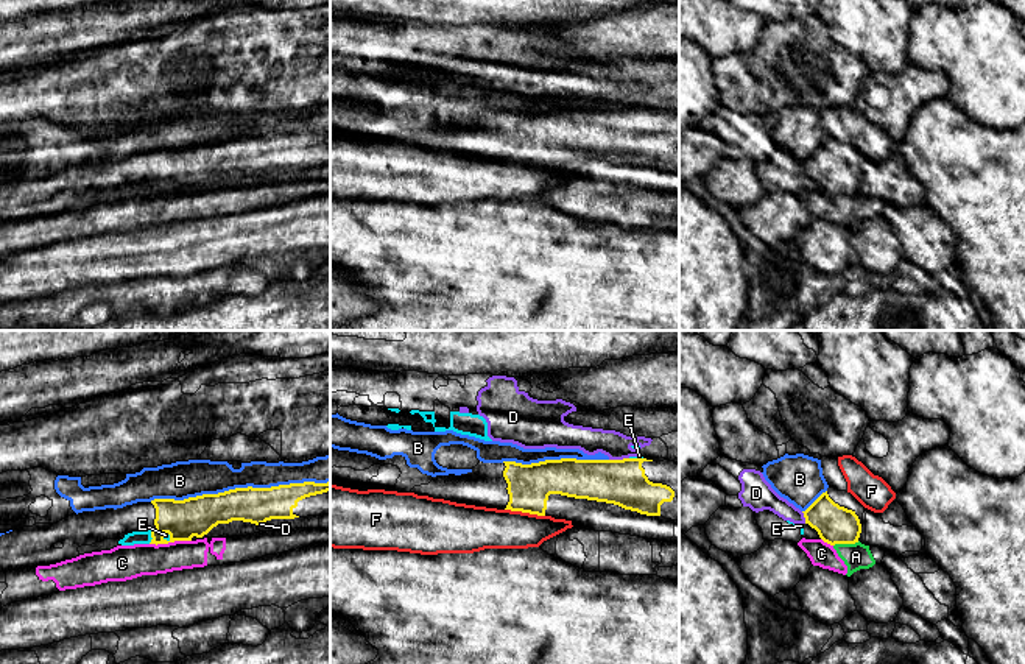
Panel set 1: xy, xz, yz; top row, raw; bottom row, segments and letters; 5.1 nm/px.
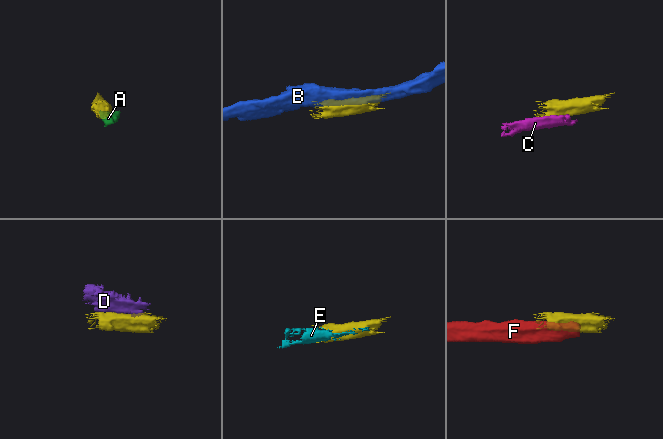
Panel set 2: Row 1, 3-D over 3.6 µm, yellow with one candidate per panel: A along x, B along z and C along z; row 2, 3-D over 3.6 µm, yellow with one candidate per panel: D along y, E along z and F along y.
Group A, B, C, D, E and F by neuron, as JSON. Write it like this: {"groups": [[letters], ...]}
{"groups": [["A", "C"], ["B"], ["D", "E"], ["F"]]}

